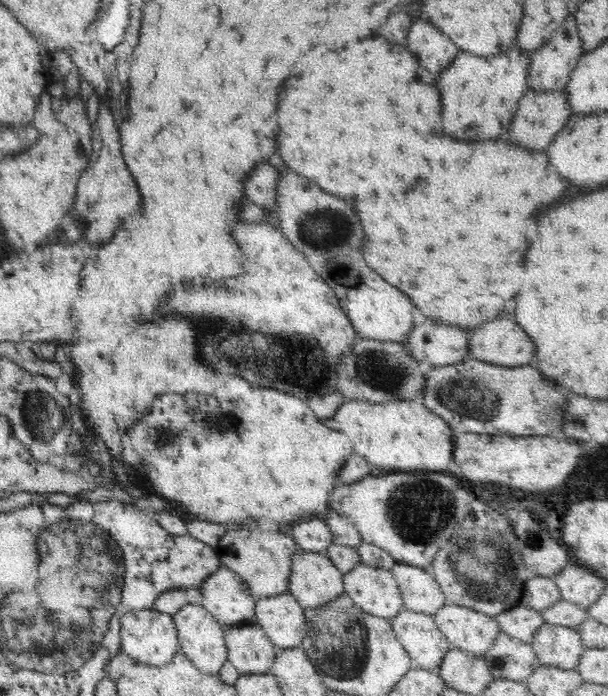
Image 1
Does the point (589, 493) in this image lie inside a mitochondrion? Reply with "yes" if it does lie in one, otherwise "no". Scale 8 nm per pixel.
no

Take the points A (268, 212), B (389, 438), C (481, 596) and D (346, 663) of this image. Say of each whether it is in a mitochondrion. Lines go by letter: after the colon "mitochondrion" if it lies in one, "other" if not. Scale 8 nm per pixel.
A: other
B: other
C: mitochondrion
D: mitochondrion

